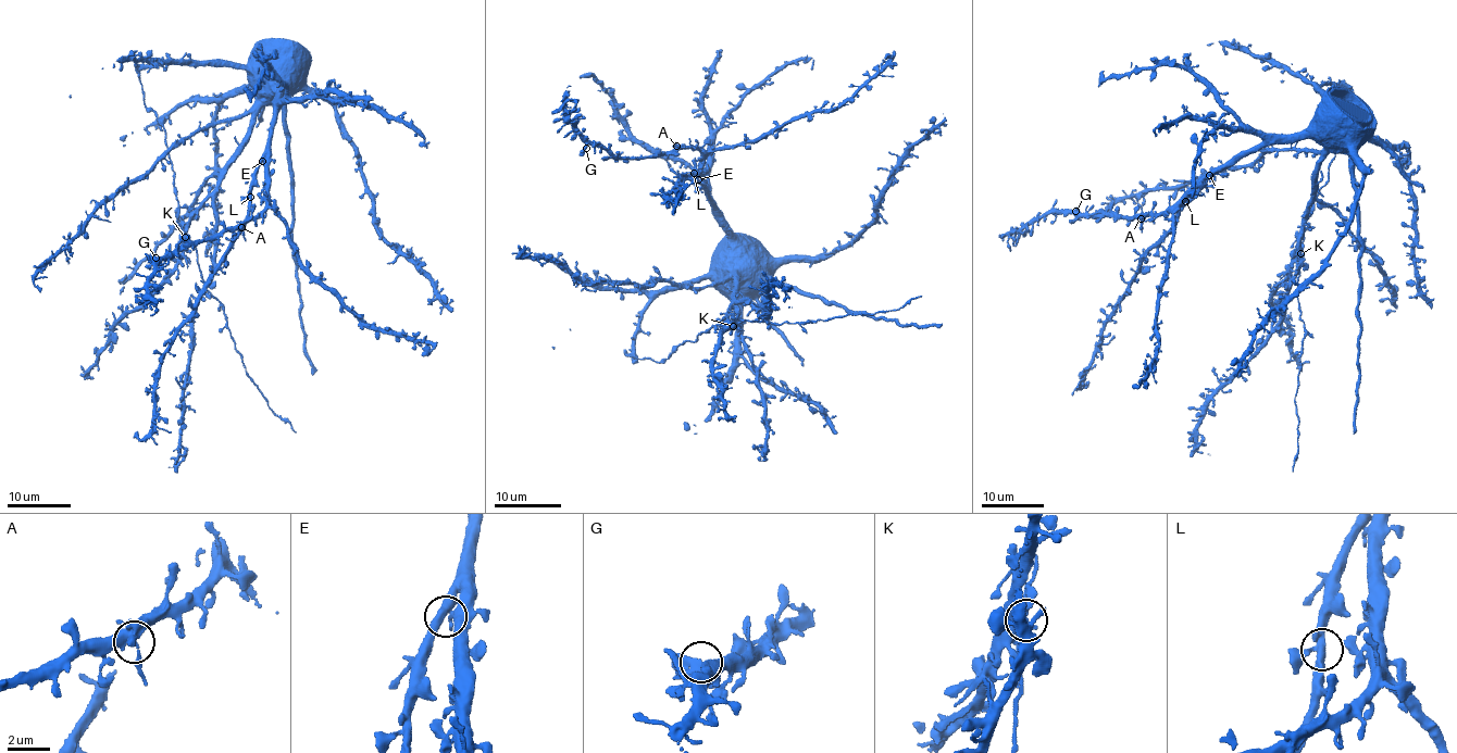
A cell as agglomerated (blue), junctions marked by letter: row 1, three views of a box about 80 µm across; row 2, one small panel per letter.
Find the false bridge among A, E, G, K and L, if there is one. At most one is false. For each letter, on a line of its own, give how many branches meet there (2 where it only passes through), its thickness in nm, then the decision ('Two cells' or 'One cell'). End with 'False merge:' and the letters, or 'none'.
A: Branches: 4. Thickness 400 nm. One cell
E: Branches: 4. Thickness 360 nm. One cell
G: Branches: 4. Thickness 360 nm. One cell
K: Branches: 4. Thickness 320 nm. One cell
L: Branches: 4. Thickness 320 nm. One cell
False merge: none

